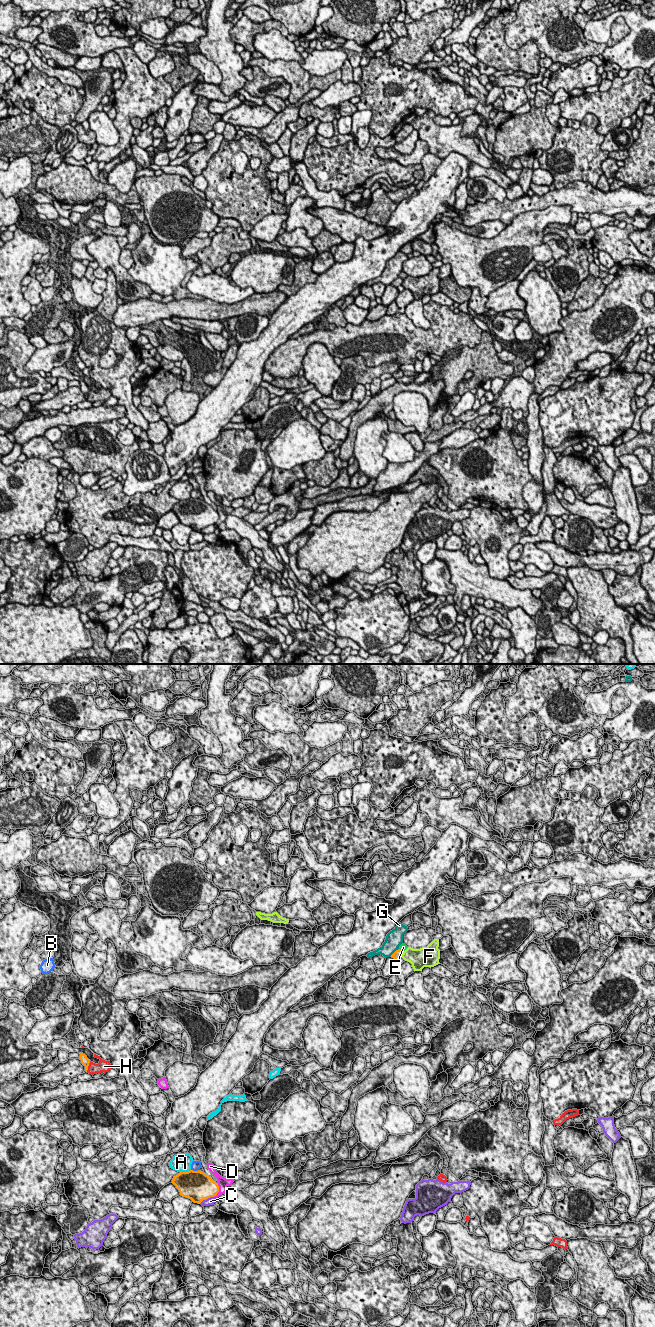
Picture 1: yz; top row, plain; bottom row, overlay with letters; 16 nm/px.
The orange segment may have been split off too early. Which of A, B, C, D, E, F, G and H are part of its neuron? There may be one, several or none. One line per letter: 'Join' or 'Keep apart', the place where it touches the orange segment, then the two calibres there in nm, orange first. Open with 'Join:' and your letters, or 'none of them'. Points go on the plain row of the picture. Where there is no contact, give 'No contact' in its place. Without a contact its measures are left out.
Join: none of them
A: Keep apart. Touches orange at yz (185, 500). Thickness 440 nm (orange) against 280 nm
B: Keep apart. Touches orange at yz (195, 499). Thickness 480 nm (orange) against 160 nm
C: Keep apart. Touches orange at yz (206, 526). Thickness 480 nm (orange) against 130 nm
D: Keep apart. Touches orange at yz (218, 518). Thickness 380 nm (orange) against 160 nm
E: Keep apart. Touches orange at yz (401, 278). Thickness 130 nm (orange) against 120 nm
F: Keep apart. Touches orange at yz (402, 281). Thickness 130 nm (orange) against 280 nm
G: Keep apart. Touches orange at yz (395, 279). Thickness 130 nm (orange) against 280 nm
H: Keep apart. Touches orange at yz (88, 393). Thickness 140 nm (orange) against 190 nm

